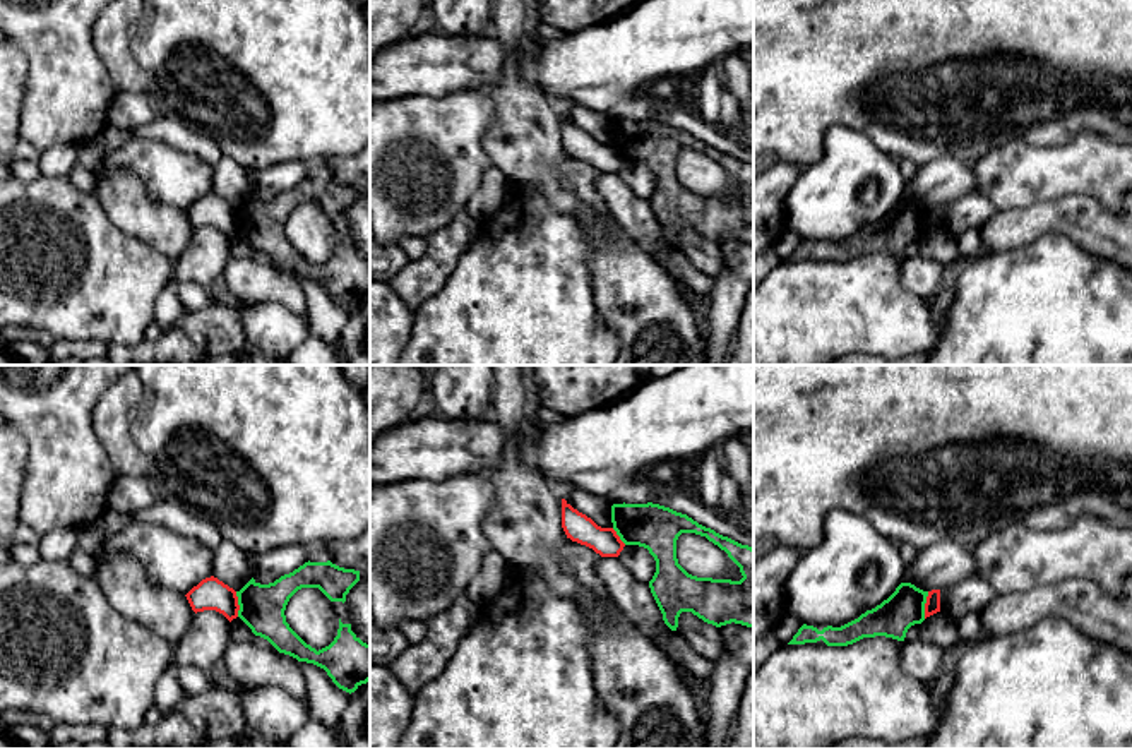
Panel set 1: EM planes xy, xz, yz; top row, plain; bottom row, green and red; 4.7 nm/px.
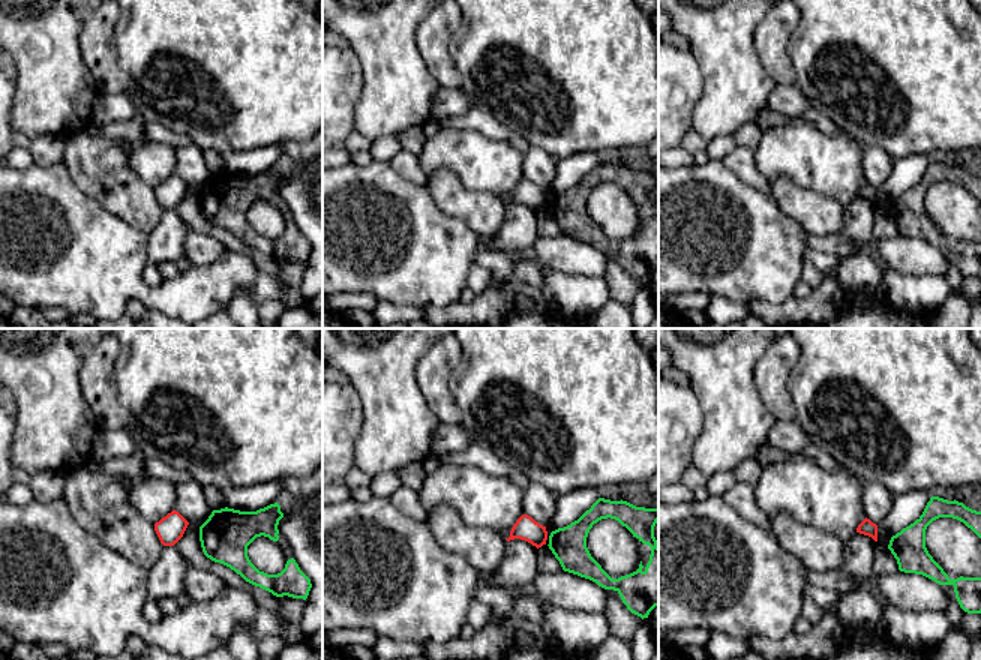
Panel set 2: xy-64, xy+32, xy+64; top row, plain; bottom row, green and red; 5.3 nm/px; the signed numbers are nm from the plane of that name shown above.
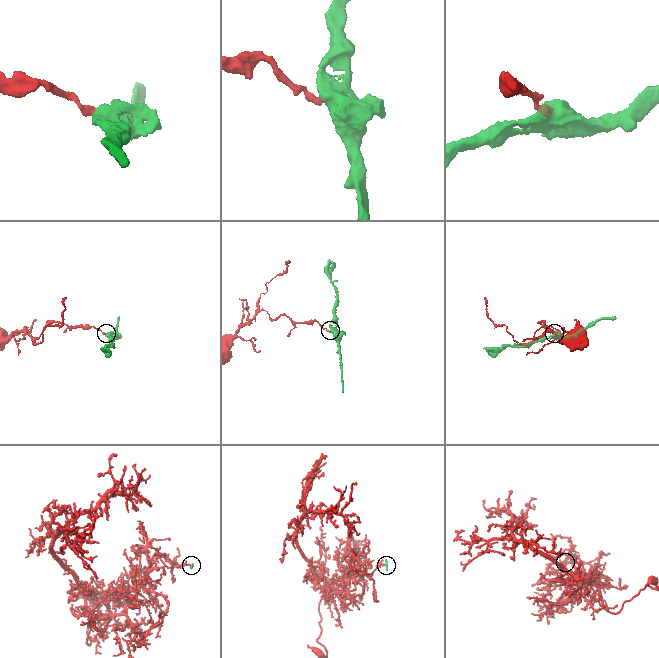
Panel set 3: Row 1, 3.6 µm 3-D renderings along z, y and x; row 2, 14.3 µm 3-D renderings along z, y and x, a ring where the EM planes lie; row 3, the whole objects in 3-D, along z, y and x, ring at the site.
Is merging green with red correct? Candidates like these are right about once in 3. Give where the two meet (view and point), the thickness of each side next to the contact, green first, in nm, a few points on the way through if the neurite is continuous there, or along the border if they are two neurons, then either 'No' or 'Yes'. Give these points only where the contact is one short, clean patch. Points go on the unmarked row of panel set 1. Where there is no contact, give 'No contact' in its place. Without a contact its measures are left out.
Touches green at yz (923, 221). Thickness 180 nm (green) against 70 nm. Boundary: yz (929, 208), (923, 233). No

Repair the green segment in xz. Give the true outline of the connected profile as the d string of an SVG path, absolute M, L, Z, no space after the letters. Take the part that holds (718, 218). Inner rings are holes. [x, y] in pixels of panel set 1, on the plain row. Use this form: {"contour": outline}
{"contour": "M652 118L613 120L611 139L625 161L644 163L654 173L656 189L649 204L671 247L676 247L682 228L692 228L716 243L735 238L754 245L752 163ZM682 149L695 149L718 161L740 183L743 194L731 197L688 190L676 175L676 156Z"}

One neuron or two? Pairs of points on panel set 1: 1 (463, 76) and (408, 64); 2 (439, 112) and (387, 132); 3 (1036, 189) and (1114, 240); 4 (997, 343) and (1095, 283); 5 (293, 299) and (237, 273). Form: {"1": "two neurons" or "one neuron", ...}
{"1": "one neuron", "2": "one neuron", "3": "two neurons", "4": "one neuron", "5": "one neuron"}

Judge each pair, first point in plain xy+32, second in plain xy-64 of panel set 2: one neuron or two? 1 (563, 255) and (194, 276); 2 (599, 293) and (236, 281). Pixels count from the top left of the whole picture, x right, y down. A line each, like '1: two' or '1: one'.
1: two
2: two

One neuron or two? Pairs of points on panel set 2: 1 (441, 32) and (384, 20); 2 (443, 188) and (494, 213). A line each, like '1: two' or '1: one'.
1: two
2: one

